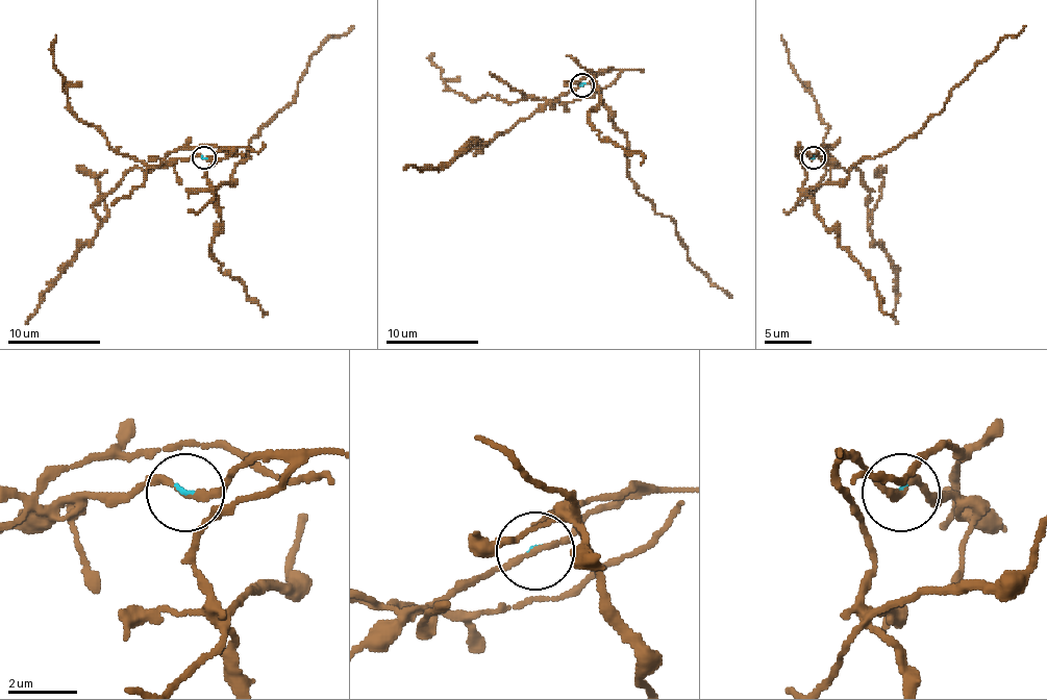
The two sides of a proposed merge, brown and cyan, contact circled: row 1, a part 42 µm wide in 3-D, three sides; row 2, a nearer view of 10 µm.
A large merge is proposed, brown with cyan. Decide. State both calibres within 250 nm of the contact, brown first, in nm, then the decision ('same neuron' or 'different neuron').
170/70 nm | different neuron

